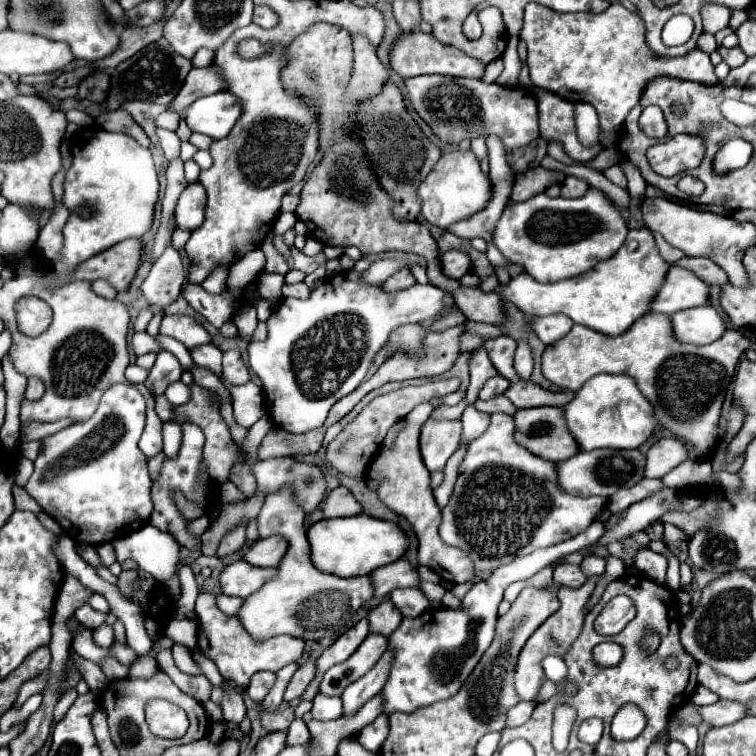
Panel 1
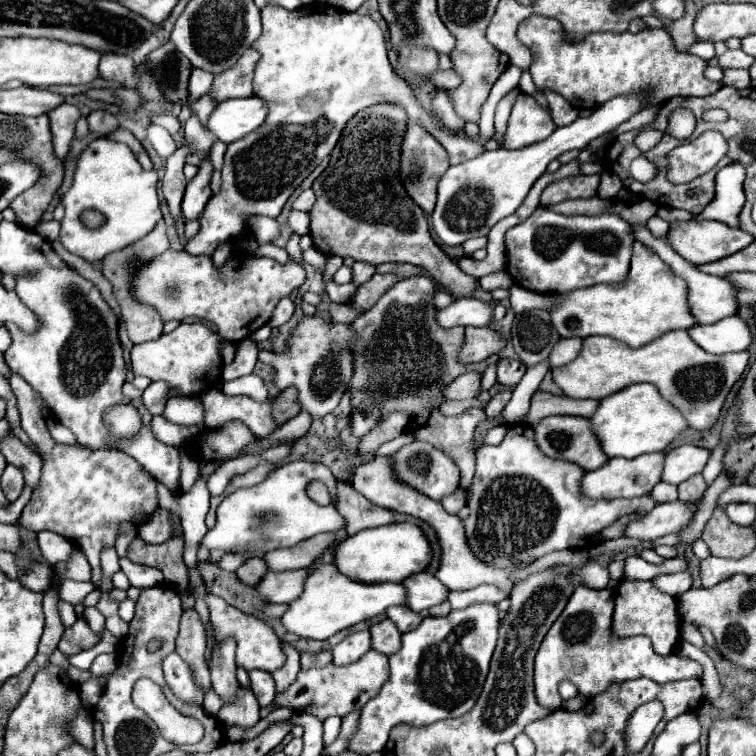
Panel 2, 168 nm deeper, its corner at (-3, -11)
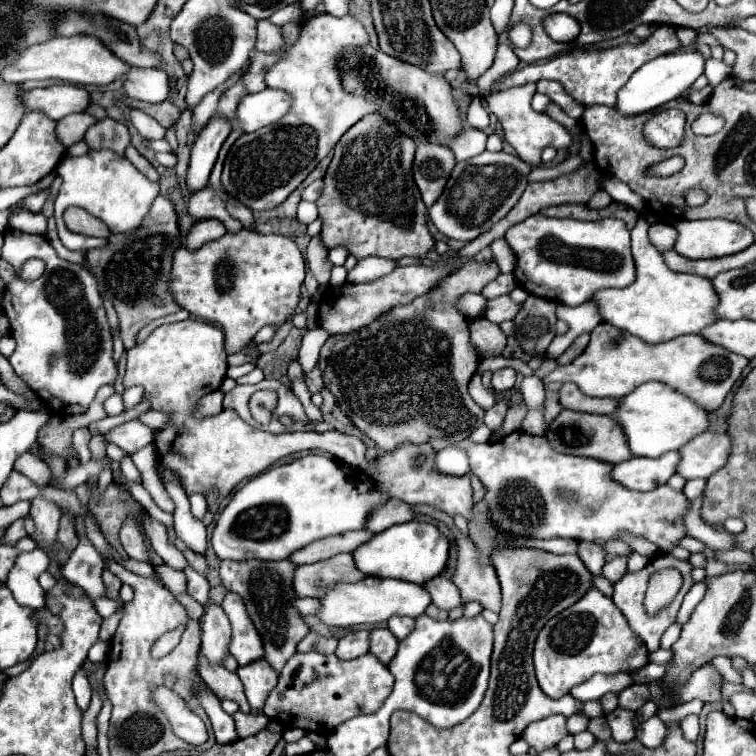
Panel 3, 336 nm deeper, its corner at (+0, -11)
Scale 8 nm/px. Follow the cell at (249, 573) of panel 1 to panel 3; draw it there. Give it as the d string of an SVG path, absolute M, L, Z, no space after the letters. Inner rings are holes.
M337 554L333 558L327 558L309 566L299 566L295 570L293 586L295 586L297 598L305 598L305 596L321 598L339 580L357 582L363 578L365 574L355 566L353 554Z

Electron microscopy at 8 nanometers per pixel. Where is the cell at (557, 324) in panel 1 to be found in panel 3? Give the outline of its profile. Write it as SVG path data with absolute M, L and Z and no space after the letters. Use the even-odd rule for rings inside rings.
M585 334L585 336L579 336L559 358L557 358L557 364L569 364L575 356L579 356L585 348L587 348L587 344L589 344L589 334Z

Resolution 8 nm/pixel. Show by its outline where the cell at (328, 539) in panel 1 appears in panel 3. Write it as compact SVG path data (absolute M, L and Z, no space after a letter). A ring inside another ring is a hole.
M403 522L395 524L385 532L375 534L369 542L359 546L355 552L355 564L367 576L381 576L381 578L397 578L409 580L415 584L425 584L433 576L445 572L449 560L449 540L439 532L437 526L429 522Z

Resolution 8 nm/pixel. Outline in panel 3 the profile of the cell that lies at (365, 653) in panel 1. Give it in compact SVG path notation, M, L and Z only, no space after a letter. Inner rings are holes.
M295 652L279 674L279 684L271 690L263 712L285 728L329 734L345 720L359 714L373 714L393 690L393 674L373 654L353 660L339 660L335 654Z

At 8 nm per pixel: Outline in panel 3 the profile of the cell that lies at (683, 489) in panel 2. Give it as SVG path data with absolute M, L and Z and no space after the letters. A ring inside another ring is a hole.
M689 480L685 484L683 492L685 492L685 496L689 496L689 500L695 500L695 498L699 498L705 492L705 484L707 484L705 480Z

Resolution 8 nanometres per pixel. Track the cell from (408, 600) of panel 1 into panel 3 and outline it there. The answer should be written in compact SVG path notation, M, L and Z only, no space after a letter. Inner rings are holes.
M393 616L389 620L389 630L393 632L393 636L397 640L403 640L405 636L409 636L409 632L413 632L415 628L415 618L405 618L405 616Z

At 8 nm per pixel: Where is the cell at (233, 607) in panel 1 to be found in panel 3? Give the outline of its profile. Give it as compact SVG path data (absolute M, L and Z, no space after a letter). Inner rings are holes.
M299 598L299 600L297 600L297 610L299 610L303 616L315 616L319 606L321 606L321 604L319 604L317 598Z

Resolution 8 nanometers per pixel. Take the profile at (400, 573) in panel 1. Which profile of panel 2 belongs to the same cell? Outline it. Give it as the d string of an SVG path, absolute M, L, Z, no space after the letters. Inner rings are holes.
M428 572L408 576L404 580L404 588L408 590L408 606L416 612L440 604L448 596L448 588L444 588L444 584L440 584L440 580Z

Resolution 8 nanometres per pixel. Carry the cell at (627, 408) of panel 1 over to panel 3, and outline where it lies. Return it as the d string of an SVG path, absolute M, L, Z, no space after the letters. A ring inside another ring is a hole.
M647 382L635 388L629 396L619 400L619 408L613 418L627 432L633 456L649 458L659 458L669 450L679 450L709 428L709 412L689 400L683 392L669 388L665 382Z

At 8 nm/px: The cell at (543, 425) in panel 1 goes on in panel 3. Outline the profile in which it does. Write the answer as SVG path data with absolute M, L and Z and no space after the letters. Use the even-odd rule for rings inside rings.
M563 410L553 420L553 424L551 424L549 432L545 434L545 438L561 454L597 458L597 460L603 460L603 462L609 462L609 464L619 464L621 460L629 460L633 456L629 452L629 444L625 440L625 432L621 432L621 426L613 420L613 416L599 416L599 414Z

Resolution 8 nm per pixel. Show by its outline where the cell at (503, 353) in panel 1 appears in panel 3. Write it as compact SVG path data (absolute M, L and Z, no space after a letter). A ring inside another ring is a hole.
M501 368L497 372L493 372L493 378L491 378L491 386L499 392L505 392L505 390L513 390L515 388L515 370L513 368Z

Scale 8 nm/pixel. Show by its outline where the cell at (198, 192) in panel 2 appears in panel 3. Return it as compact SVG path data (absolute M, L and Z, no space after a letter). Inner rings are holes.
M213 116L207 126L197 136L193 148L191 148L191 162L187 172L187 190L197 192L205 188L211 168L217 160L221 144L227 140L229 132L233 130L233 124L225 116Z

